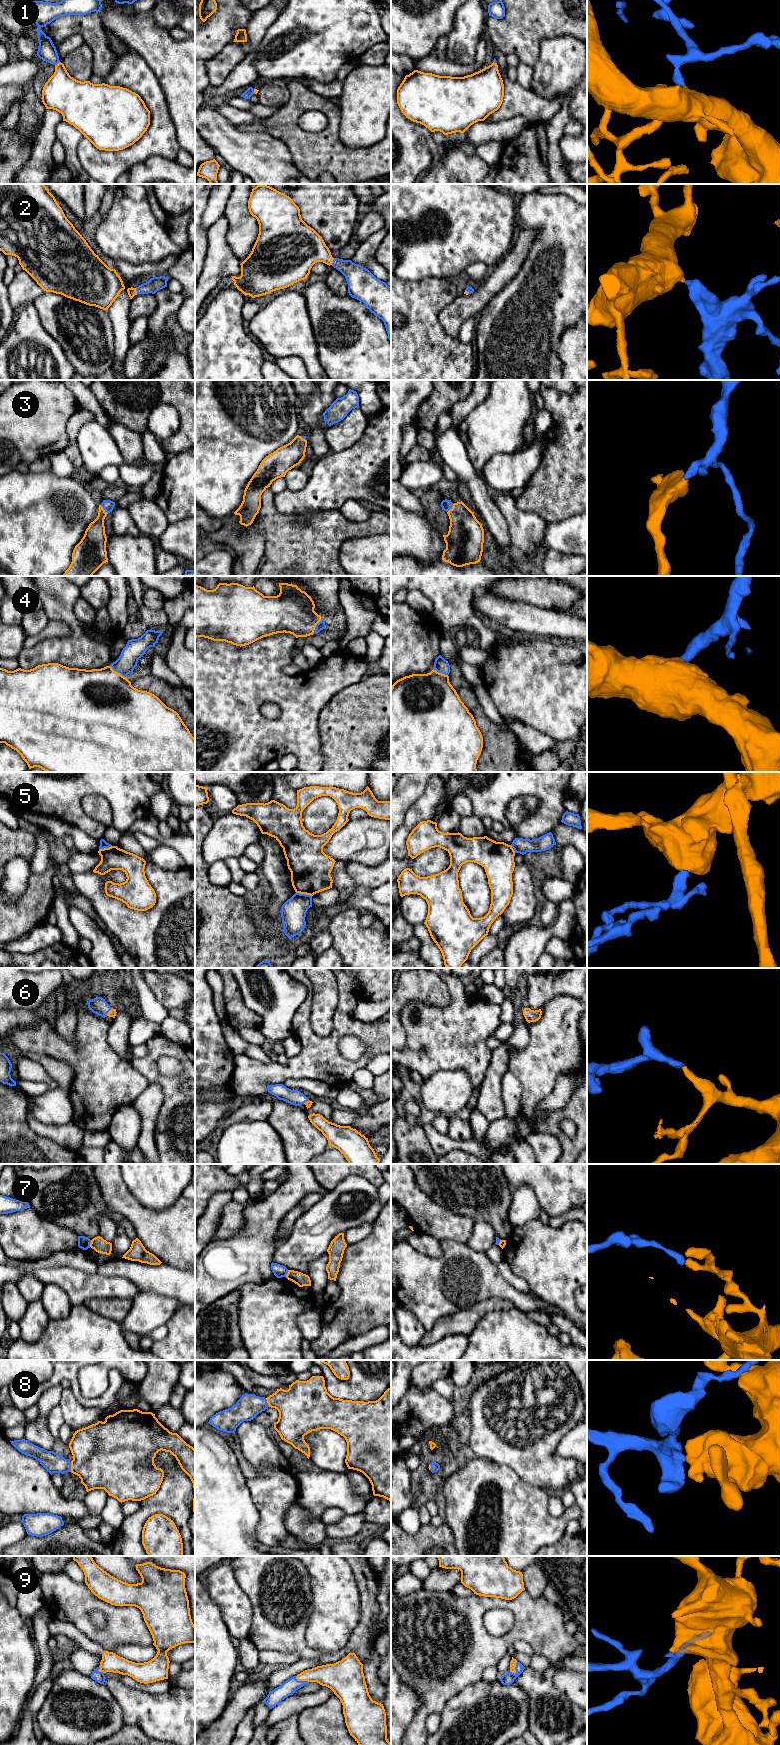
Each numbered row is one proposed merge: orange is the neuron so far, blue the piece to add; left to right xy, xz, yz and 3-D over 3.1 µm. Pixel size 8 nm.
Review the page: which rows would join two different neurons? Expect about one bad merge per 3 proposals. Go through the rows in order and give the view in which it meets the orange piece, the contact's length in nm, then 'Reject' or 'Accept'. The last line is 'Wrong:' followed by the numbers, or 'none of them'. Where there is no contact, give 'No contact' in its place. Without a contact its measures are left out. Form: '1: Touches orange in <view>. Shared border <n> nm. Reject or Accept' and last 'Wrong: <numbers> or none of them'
1: Touches orange in xy. Shared border 50 nm. Accept
2: Touches orange in xz. Shared border 60 nm. Accept
3: Touches orange in xy. Shared border 90 nm. Accept
4: Touches orange in xy. Shared border 170 nm. Accept
5: Touches orange in xz. Shared border 130 nm. Reject
6: Touches orange in xy. Shared border 80 nm. Accept
7: Touches orange in xy. Shared border 60 nm. Reject
8: Touches orange in xy. Shared border 80 nm. Accept
9: Touches orange in yz. Shared border 110 nm. Accept
Wrong: 5, 7

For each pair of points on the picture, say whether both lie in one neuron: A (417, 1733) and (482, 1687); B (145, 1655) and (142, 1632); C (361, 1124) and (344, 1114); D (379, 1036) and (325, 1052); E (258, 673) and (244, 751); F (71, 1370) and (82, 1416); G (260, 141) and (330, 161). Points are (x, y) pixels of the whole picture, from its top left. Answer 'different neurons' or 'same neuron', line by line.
A: different neurons
B: different neurons
C: different neurons
D: same neuron
E: same neuron
F: different neurons
G: different neurons

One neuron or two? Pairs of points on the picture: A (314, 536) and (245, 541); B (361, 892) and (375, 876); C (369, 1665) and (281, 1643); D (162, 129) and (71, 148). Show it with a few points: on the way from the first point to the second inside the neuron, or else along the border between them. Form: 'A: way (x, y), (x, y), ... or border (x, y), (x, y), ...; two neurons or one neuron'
A: border (258, 517), (258, 529), (264, 544), (262, 562); two neurons
B: border (356, 884), (371, 888); two neurons
C: border (372, 1641), (368, 1646), (369, 1654), (362, 1663); two neurons
D: border (83, 136), (78, 144), (77, 157), (84, 169); two neurons

